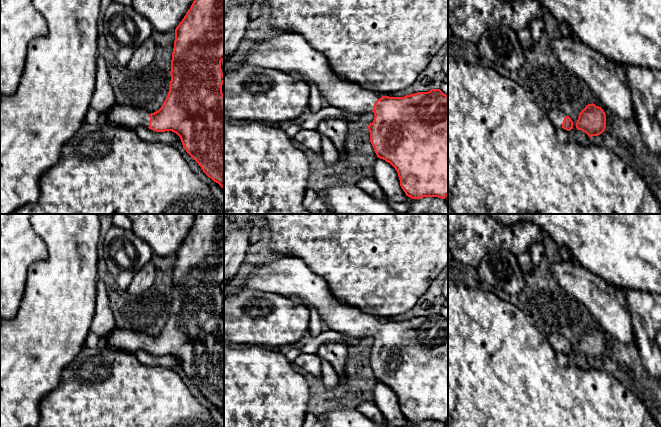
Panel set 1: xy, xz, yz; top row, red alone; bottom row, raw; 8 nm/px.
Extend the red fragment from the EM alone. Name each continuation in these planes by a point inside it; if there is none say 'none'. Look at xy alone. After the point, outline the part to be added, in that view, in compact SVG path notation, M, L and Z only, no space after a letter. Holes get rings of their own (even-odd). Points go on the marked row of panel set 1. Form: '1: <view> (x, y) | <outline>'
1: xy (128, 117) | M116 103L103 116L112 125L133 129L138 126L149 127L150 114L146 110Z

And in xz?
1: xz (287, 52) | M278 32L271 38L252 42L254 48L241 63L284 73L296 72L317 86L327 105L367 113L382 97L359 84L341 79L331 69L325 55L315 50L301 34Z

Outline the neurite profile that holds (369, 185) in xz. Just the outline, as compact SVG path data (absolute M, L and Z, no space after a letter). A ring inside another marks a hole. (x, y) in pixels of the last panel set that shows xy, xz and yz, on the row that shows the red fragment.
M366 176L361 178L357 186L375 199L386 199L386 195L373 177Z

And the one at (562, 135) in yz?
M555 128L556 131L556 136L557 139L562 142L562 143L566 143L568 142L568 137L569 137L569 131L561 128Z

